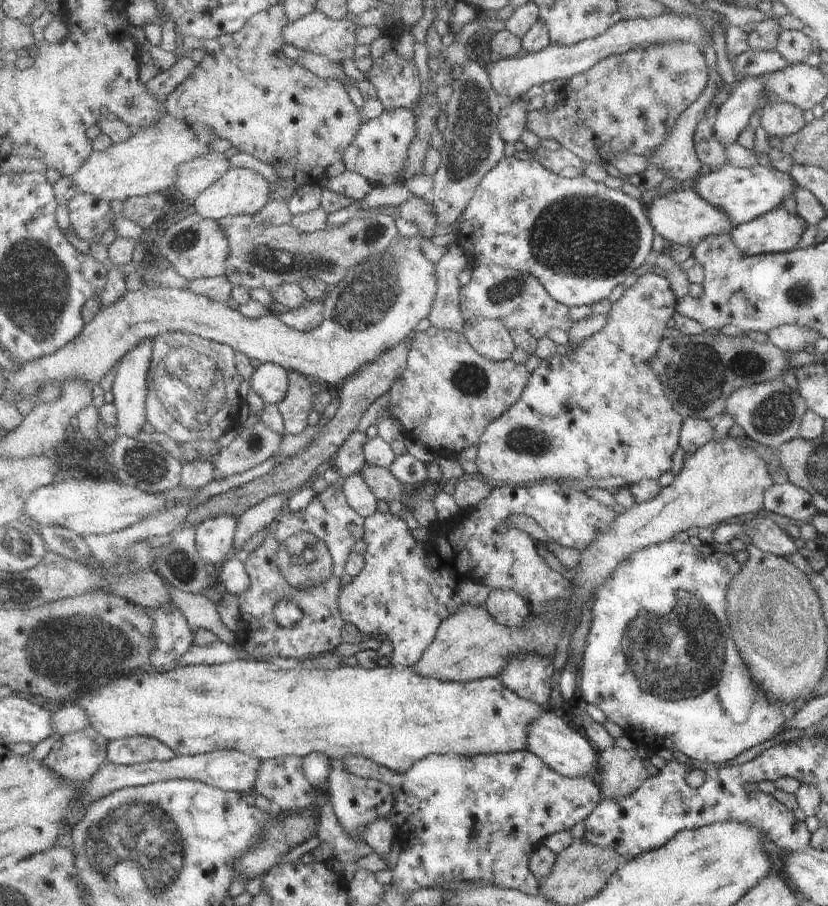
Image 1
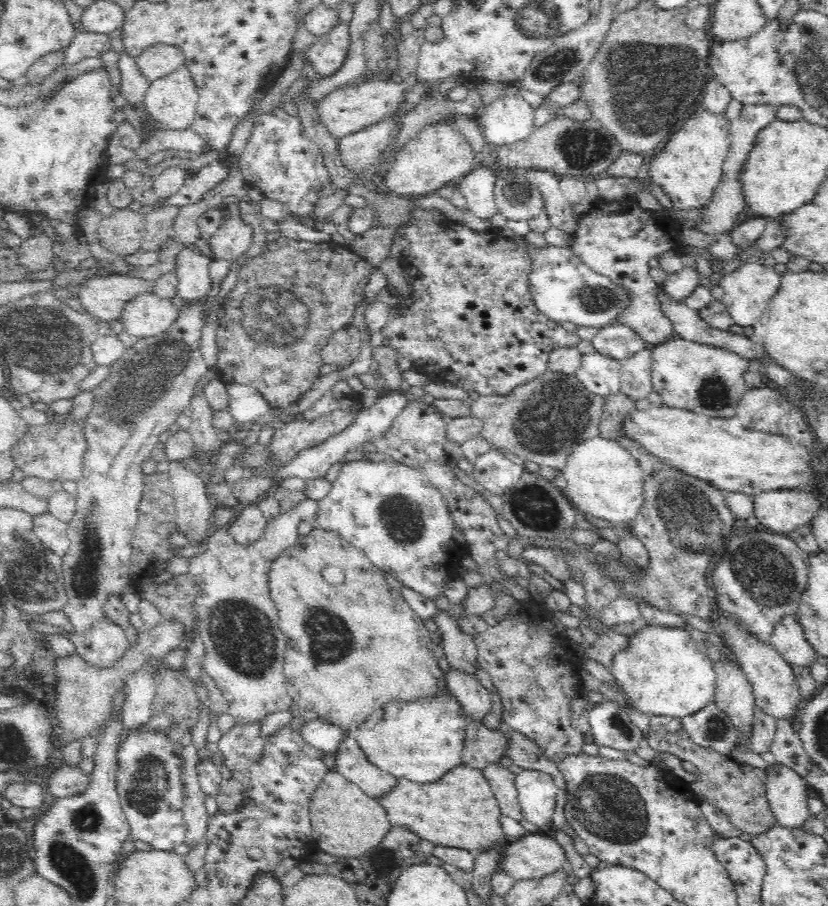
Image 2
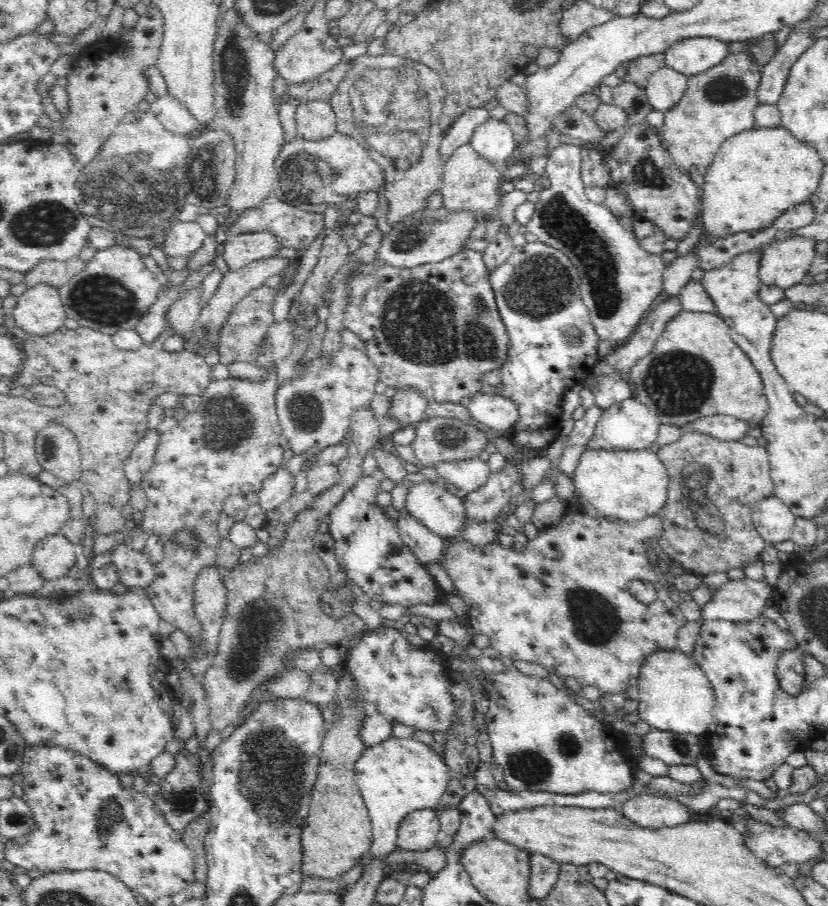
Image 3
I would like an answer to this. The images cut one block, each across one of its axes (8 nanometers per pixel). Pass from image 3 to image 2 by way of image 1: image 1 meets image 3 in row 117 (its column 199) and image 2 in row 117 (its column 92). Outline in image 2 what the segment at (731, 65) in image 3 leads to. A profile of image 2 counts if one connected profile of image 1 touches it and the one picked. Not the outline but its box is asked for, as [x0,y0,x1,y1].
[649,104,730,212]

